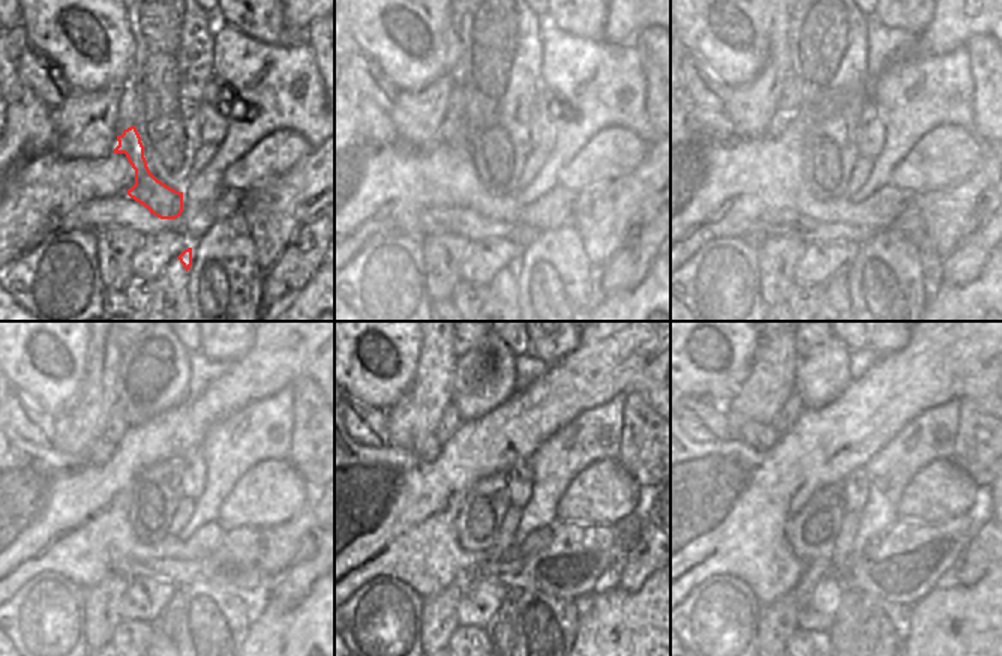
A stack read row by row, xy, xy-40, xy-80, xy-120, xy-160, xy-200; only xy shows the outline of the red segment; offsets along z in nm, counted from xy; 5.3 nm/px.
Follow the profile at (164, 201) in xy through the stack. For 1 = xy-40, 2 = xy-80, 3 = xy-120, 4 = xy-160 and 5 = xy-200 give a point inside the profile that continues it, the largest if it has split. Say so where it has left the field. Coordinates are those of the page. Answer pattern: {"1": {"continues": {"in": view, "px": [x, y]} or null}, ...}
{"1": {"continues": {"in": "xy-40", "px": [453, 129]}}, "2": {"continues": {"in": "xy-80", "px": [791, 93]}}, "3": {"continues": {"in": "xy-120", "px": [116, 427]}}, "4": {"continues": {"in": "xy-160", "px": [450, 421]}}, "5": {"continues": {"in": "xy-200", "px": [792, 407]}}}

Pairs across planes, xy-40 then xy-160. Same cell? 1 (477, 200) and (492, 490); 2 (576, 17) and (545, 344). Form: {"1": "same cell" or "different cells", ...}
{"1": "different cells", "2": "same cell"}

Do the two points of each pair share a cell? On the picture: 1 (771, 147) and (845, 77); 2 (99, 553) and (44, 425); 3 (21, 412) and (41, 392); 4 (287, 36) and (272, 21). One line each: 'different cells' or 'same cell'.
1: different cells
2: different cells
3: different cells
4: same cell

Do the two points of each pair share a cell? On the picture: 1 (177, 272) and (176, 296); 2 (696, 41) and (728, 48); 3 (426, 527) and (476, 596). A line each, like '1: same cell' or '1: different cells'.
1: same cell
2: same cell
3: different cells

